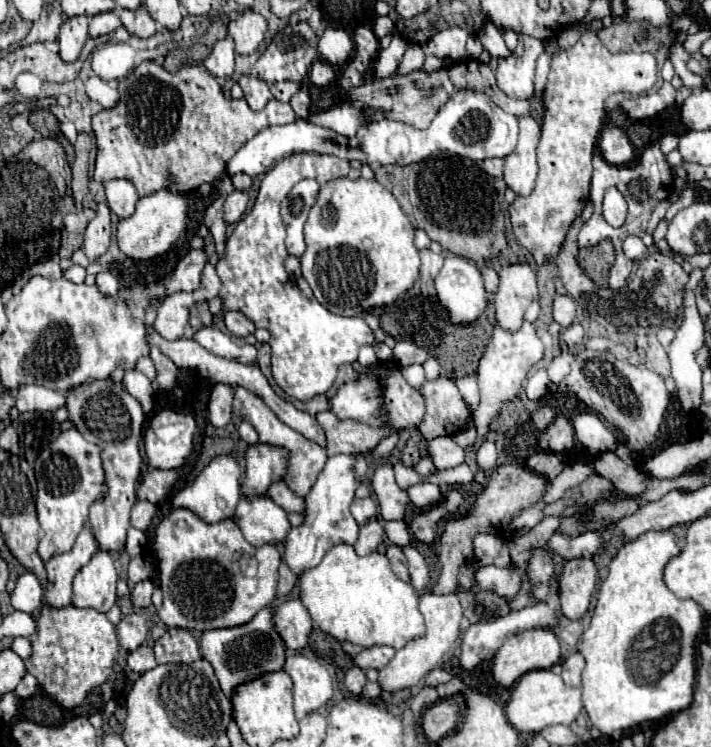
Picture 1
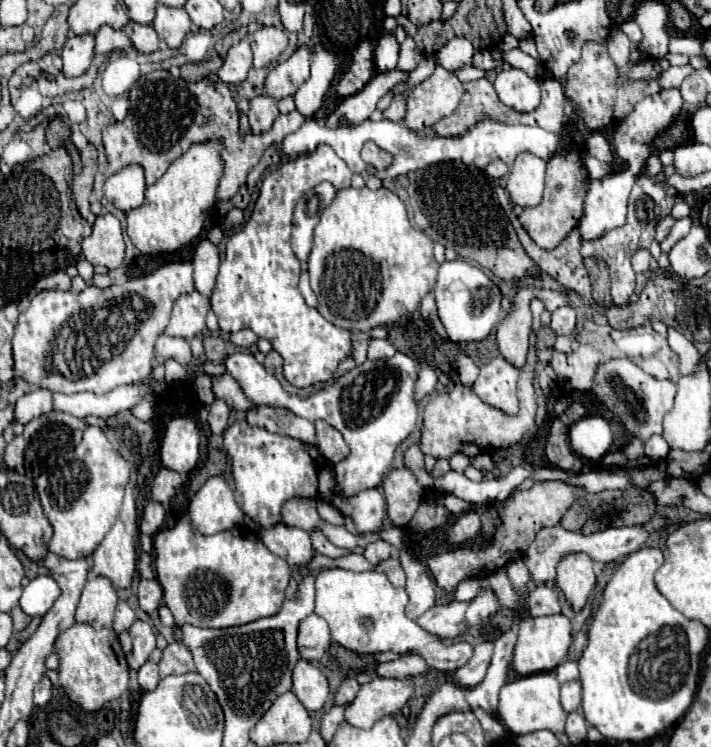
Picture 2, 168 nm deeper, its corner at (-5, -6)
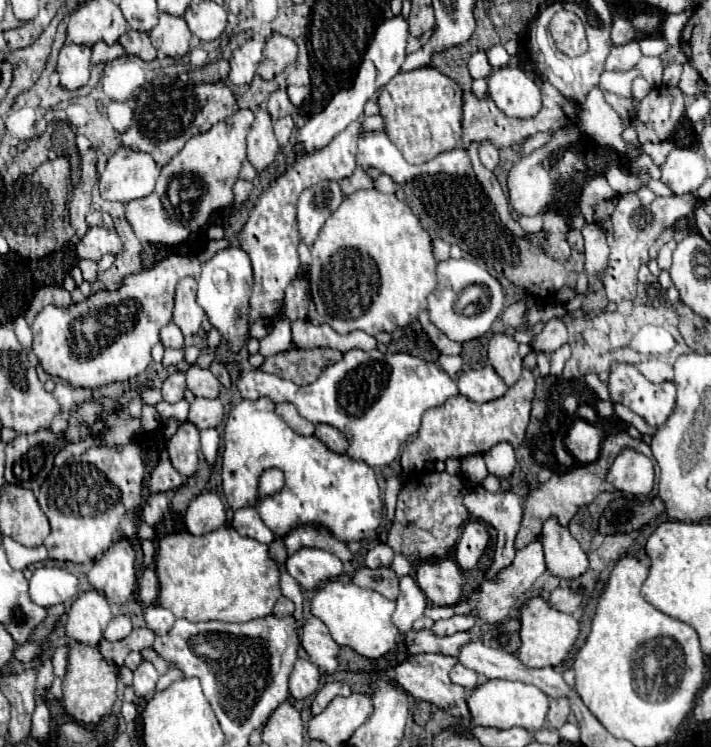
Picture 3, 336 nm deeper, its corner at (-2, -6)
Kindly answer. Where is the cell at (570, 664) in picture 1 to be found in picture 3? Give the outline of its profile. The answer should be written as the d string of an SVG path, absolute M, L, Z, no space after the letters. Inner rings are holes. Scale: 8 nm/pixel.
M553 698L551 700L551 708L549 708L549 728L561 728L565 722L567 722L567 716L569 716L571 708L569 708L569 700L565 698Z

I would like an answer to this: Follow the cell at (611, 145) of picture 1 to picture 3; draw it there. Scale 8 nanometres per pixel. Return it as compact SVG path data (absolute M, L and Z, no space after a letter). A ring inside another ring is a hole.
M659 86L653 88L637 106L631 124L637 130L639 144L663 142L671 136L677 122L681 120L685 106L679 88Z

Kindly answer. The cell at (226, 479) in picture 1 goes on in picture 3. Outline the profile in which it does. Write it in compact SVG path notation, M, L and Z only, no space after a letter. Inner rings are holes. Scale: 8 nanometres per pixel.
M215 492L199 494L184 513L185 529L195 536L213 532L227 524L227 512Z

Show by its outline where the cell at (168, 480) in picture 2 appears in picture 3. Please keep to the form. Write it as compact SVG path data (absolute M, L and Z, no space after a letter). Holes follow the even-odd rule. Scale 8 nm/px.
M161 460L151 472L149 490L155 492L173 492L183 484L183 476L171 466L169 460Z

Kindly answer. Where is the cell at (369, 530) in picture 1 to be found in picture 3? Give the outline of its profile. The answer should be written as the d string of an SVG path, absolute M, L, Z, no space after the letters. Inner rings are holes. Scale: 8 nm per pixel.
M377 544L373 550L367 552L365 556L365 566L367 568L379 568L379 566L389 566L393 560L393 550L387 544Z

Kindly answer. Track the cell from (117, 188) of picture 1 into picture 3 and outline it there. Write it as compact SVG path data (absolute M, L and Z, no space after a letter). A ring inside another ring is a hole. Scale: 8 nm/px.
M119 148L99 178L99 192L103 200L127 204L149 196L155 188L157 176L159 168L149 154Z

